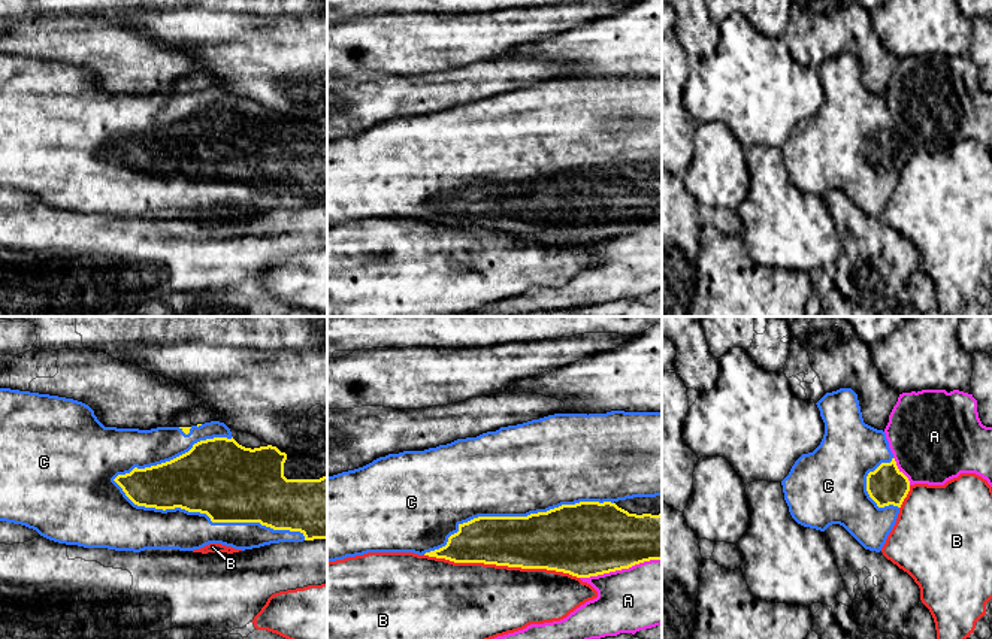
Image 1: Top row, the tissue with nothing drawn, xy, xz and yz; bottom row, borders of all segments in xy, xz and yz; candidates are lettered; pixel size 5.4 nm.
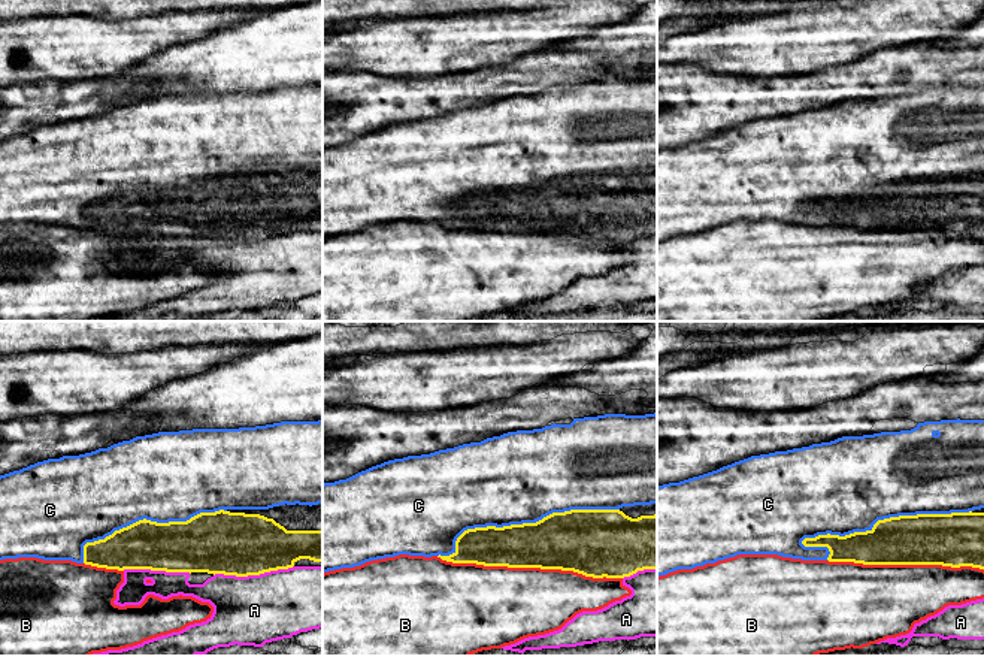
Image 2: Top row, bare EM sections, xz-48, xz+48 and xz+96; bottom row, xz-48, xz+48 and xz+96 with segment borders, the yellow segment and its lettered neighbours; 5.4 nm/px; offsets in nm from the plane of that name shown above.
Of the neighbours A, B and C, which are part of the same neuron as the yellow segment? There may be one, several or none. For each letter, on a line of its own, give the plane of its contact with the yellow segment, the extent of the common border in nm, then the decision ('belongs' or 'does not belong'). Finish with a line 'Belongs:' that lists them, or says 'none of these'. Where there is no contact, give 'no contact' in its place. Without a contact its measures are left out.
A: meets yellow in xz; contact 460 nm long; does not belong
B: meets yellow in xz; contact 850 nm long; does not belong
C: meets yellow in xy; contact 1100 nm long; belongs
Belongs: C

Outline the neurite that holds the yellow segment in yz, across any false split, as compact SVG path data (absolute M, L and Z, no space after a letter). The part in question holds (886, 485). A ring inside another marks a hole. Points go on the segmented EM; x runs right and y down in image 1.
M852 388L826 393L816 405L825 434L820 445L802 454L781 481L789 512L798 524L820 532L840 524L865 549L880 552L910 491L910 481L898 469L886 433L864 423Z

